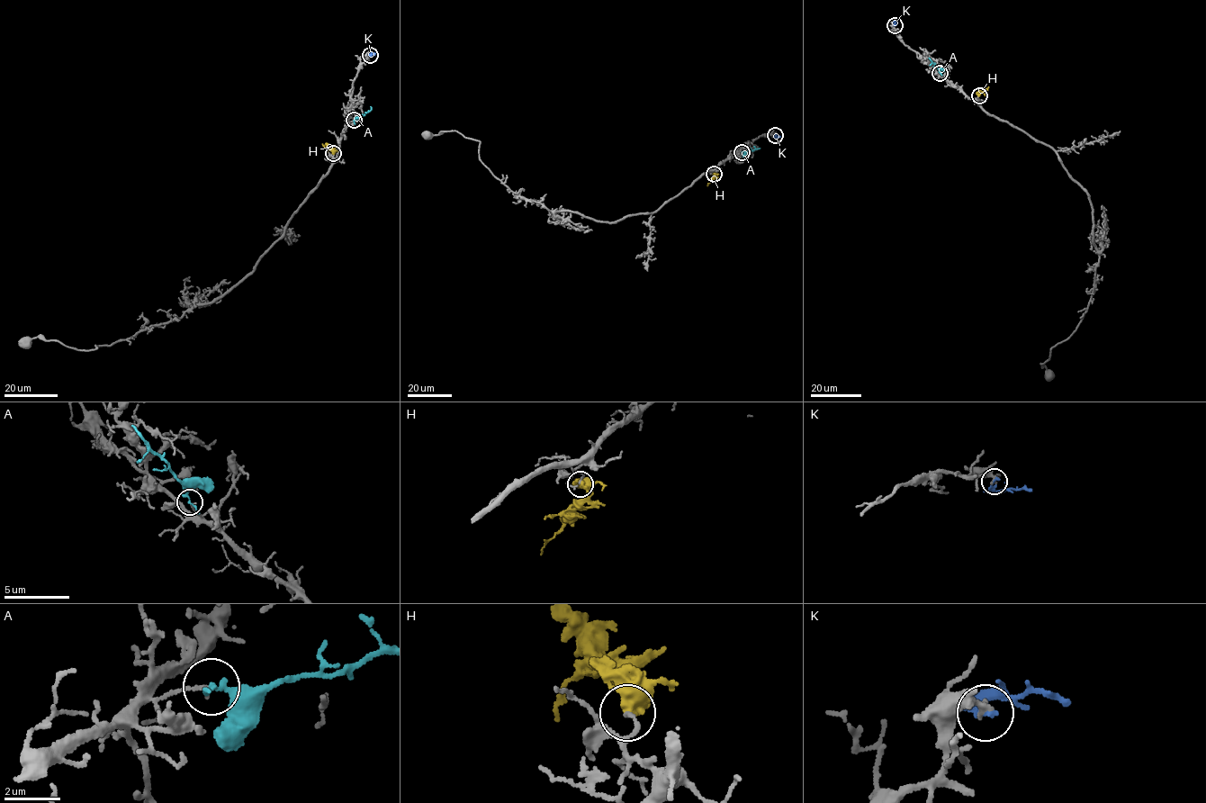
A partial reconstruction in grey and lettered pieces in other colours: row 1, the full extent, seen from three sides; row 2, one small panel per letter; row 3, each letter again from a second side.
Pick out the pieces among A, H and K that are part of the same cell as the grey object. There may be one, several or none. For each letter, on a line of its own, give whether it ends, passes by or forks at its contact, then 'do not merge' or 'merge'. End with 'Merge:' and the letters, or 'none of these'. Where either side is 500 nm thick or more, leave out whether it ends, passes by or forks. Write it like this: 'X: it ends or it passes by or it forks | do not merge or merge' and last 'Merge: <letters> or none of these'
A: it passes by | merge
H: do not merge
K: it passes by | do not merge
Merge: A

